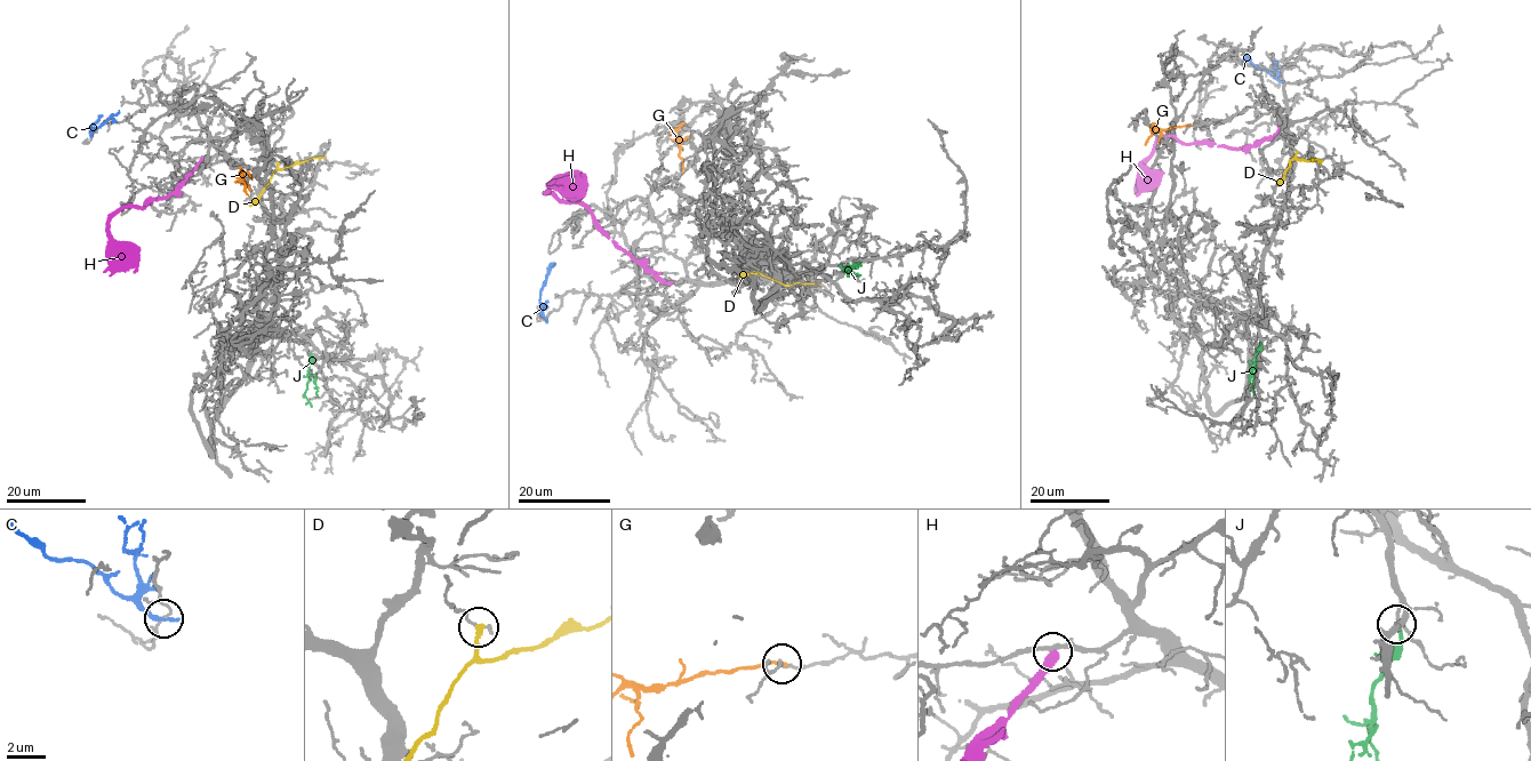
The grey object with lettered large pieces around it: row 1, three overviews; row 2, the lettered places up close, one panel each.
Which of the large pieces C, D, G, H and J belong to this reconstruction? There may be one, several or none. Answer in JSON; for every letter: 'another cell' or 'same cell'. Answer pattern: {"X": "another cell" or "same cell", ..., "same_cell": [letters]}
{"C": "another cell", "D": "another cell", "G": "another cell", "H": "another cell", "J": "another cell", "same_cell": []}

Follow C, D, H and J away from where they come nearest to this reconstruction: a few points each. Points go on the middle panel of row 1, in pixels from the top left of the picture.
C: (546, 319), (539, 299), (554, 263)
D: (761, 274), (785, 285), (819, 285)
H: (672, 282), (665, 283), (611, 241), (583, 206), (561, 202), (546, 192), (553, 182), (578, 181), (582, 175)
J: (844, 270), (850, 271), (848, 274), (860, 274)

